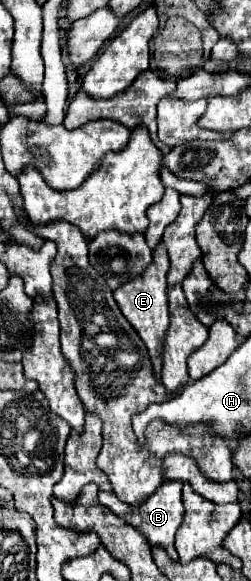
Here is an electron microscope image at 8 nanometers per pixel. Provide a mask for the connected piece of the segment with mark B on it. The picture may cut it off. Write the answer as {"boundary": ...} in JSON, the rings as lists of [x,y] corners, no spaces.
{"boundary":[[[165,481],[163,485],[159,485],[159,489],[147,497],[141,505],[129,505],[129,503],[123,503],[115,497],[115,493],[109,493],[109,491],[99,491],[99,503],[109,507],[117,517],[121,517],[123,521],[127,521],[129,525],[133,525],[135,529],[139,529],[151,545],[163,545],[165,551],[169,553],[169,557],[173,561],[179,561],[177,559],[177,551],[175,551],[175,533],[183,521],[183,501],[181,501],[181,487],[183,483],[181,481]]]}

